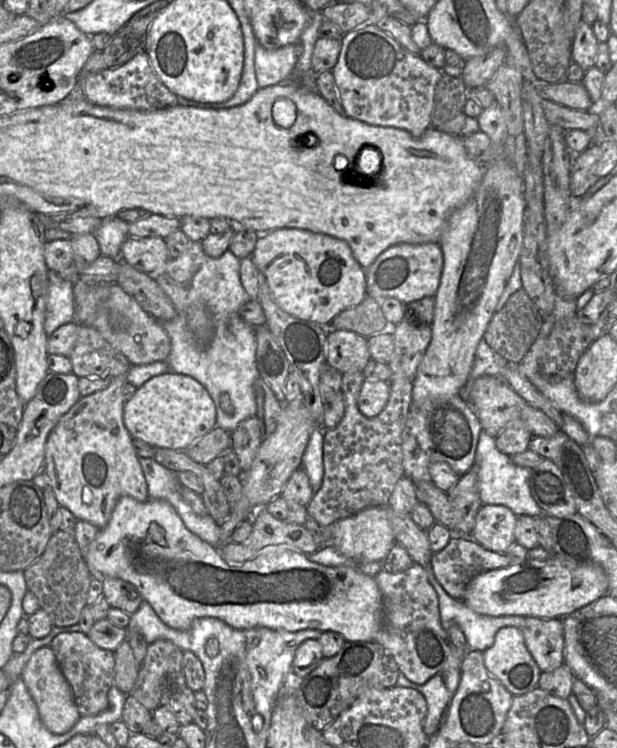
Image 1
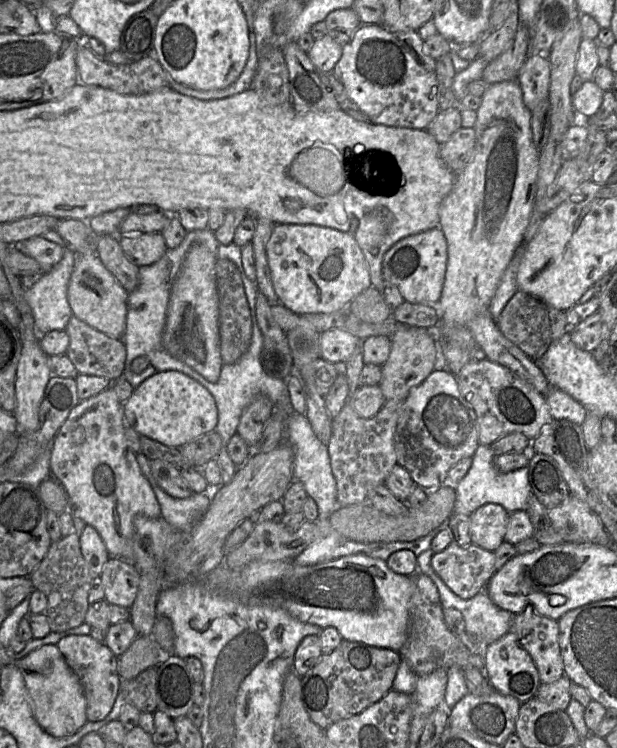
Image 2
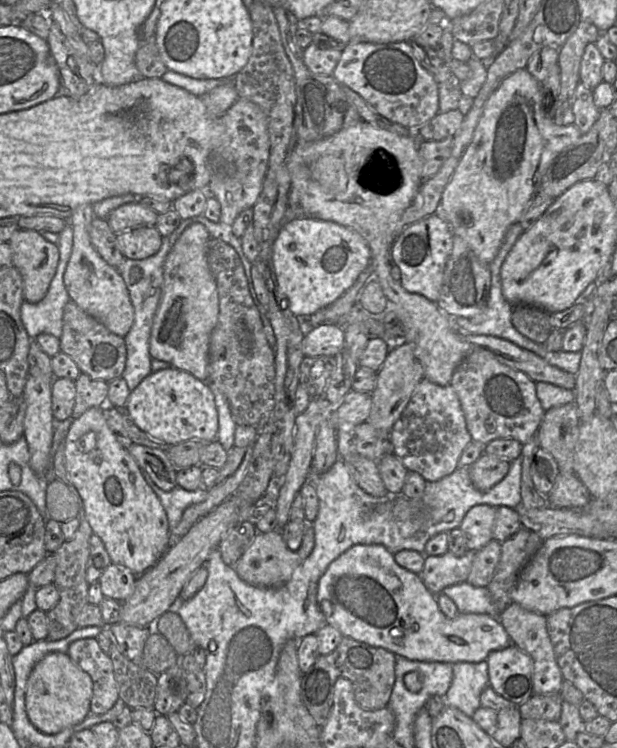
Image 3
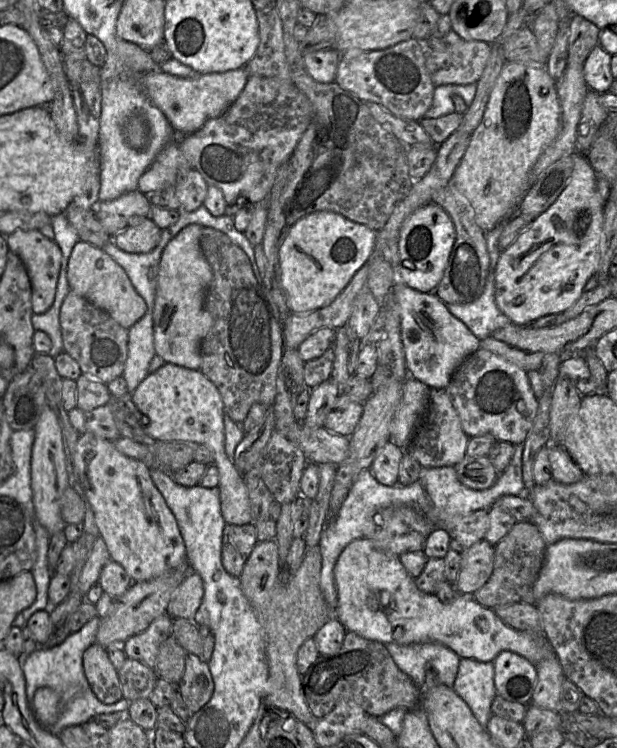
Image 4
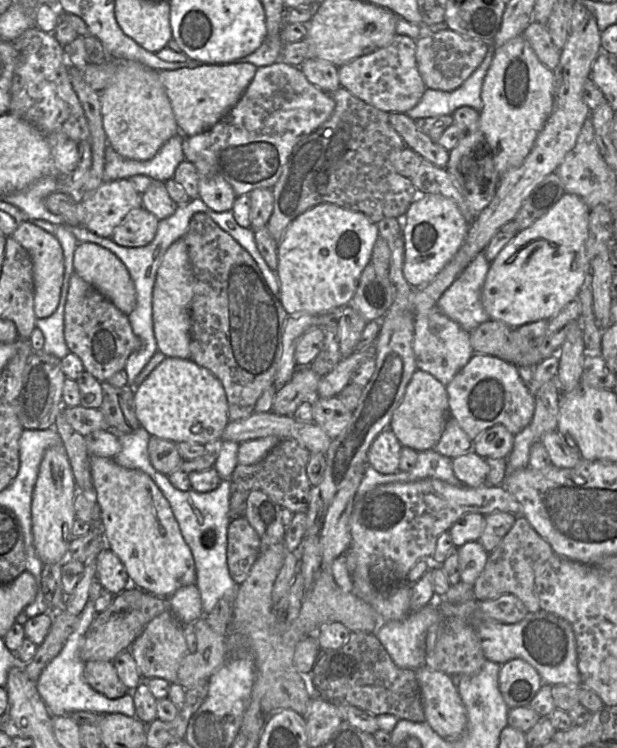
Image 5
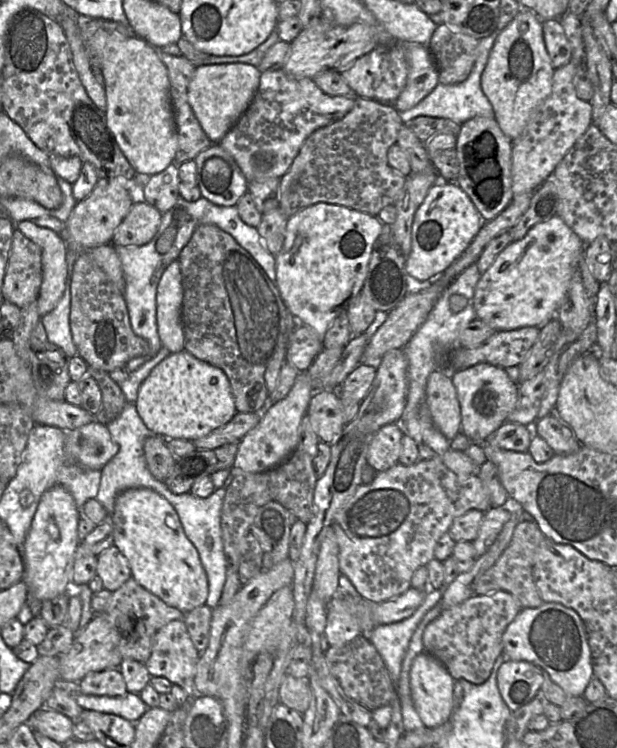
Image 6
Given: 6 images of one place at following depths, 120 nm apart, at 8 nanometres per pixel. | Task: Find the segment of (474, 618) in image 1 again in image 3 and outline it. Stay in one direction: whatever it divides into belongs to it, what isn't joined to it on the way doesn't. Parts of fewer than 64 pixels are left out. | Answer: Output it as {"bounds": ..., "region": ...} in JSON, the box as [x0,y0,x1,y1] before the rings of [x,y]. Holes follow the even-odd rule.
{"bounds":[441,582,500,619],"region":[[[463,582],[447,587],[441,593],[454,601],[459,613],[487,614],[499,619],[500,612],[494,605],[487,587],[475,587]]]}

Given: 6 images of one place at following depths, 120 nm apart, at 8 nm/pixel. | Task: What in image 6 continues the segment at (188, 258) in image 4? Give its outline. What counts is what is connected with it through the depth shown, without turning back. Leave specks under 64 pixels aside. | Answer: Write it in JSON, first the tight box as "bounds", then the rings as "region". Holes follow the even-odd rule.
{"bounds":[156,259,184,353],"region":[[[177,259],[164,270],[156,291],[157,332],[162,347],[170,353],[184,350],[182,300],[182,275]]]}

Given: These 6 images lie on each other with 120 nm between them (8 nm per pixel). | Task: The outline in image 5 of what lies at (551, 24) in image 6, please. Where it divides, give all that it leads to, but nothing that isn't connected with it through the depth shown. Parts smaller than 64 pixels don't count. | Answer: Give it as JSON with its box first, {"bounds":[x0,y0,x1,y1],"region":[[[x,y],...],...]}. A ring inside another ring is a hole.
{"bounds":[522,21,561,71],"region":[[[531,21],[522,33],[539,60],[551,71],[558,65],[561,51],[552,41],[547,24]]]}

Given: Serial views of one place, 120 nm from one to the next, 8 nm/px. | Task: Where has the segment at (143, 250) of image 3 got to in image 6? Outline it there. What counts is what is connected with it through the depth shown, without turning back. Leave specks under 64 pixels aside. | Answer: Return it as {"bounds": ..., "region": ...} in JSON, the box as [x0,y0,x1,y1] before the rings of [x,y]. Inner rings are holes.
{"bounds":[111,202,162,246],"region":[[[136,202],[115,229],[111,243],[116,246],[142,246],[157,233],[162,214],[147,202]]]}

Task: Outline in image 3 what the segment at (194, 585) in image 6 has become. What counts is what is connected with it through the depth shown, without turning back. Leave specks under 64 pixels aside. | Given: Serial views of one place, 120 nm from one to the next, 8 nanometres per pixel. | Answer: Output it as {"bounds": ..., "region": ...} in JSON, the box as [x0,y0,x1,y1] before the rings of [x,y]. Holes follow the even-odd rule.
{"bounds":[65,407,170,576],"region":[[[92,407],[85,411],[78,418],[72,419],[71,425],[65,438],[65,468],[70,482],[76,487],[83,500],[86,519],[88,520],[93,533],[98,535],[104,543],[105,549],[110,556],[111,562],[127,567],[137,576],[140,576],[151,567],[153,567],[169,548],[170,530],[168,527],[167,514],[158,496],[145,481],[141,473],[141,469],[137,465],[135,459],[130,455],[128,450],[116,440],[114,434],[108,427],[103,415],[102,407]]]}

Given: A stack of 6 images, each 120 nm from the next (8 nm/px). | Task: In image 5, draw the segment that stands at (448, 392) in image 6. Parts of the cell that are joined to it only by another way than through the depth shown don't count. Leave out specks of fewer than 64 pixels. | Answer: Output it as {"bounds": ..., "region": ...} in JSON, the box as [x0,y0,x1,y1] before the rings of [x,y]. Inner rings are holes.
{"bounds":[389,370,450,452],"region":[[[416,370],[407,385],[400,405],[393,413],[389,429],[393,431],[402,447],[420,452],[434,448],[449,418],[450,408],[446,386],[431,374]]]}

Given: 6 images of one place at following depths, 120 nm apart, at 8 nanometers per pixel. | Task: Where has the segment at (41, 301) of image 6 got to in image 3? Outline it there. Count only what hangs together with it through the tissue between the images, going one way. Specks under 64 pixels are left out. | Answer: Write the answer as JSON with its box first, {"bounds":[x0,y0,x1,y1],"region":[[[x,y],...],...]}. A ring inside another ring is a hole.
{"bounds":[8,229,59,303],"region":[[[27,229],[17,230],[8,243],[12,251],[13,266],[22,277],[24,300],[29,303],[38,303],[45,297],[56,273],[59,262],[58,246],[45,240],[40,232]]]}

